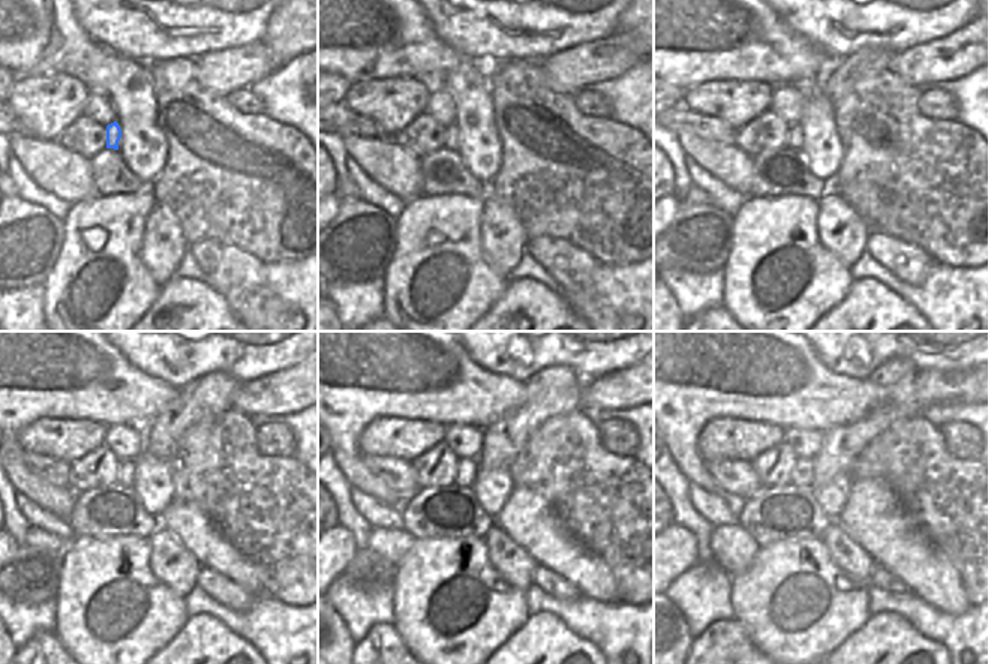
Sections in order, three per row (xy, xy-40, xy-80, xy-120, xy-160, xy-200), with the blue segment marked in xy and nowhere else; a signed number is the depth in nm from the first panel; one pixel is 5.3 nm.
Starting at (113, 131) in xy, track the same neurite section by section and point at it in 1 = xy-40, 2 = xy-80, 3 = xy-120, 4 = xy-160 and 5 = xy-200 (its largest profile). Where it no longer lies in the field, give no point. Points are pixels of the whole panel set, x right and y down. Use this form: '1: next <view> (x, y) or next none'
1: next xy-40 (450, 131)
2: next xy-80 (795, 134)
3: next xy-120 (126, 468)
4: next xy-160 (467, 469)
5: next xy-200 (802, 475)

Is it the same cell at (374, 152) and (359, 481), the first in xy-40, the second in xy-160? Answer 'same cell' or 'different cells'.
same cell

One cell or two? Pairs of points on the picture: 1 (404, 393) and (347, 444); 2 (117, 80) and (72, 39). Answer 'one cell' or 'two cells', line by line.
1: one cell
2: two cells

